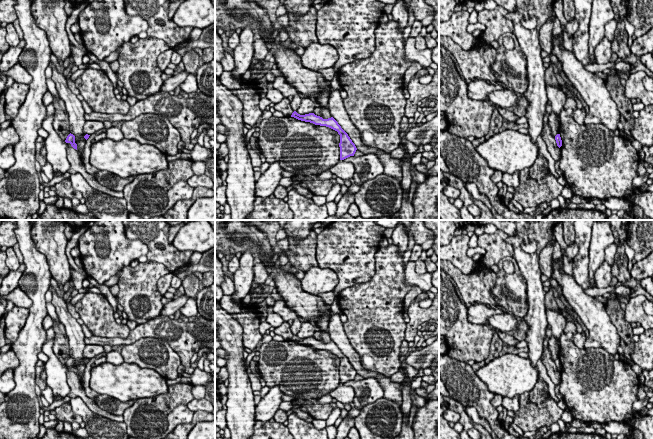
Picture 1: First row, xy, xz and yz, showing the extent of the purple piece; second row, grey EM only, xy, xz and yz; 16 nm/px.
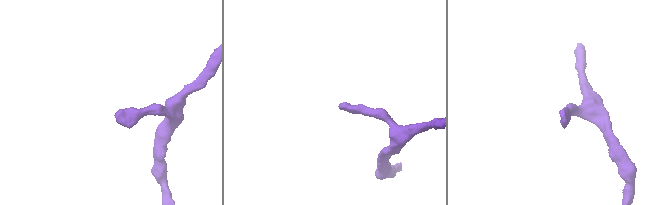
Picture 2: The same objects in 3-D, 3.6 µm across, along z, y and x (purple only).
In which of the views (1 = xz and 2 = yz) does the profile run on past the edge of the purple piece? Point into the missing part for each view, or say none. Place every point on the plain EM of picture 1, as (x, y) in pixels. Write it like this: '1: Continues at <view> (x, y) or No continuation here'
1: No continuation here
2: No continuation here

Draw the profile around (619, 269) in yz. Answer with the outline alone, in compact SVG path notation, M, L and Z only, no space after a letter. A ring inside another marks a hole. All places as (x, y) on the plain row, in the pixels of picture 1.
M618 244L614 262L611 266L612 276L616 277L618 282L623 283L630 279L631 274L628 270L628 262L629 259L625 253L625 246L623 244Z

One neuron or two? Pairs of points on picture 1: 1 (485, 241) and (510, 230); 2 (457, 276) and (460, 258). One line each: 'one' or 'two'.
1: two
2: two

